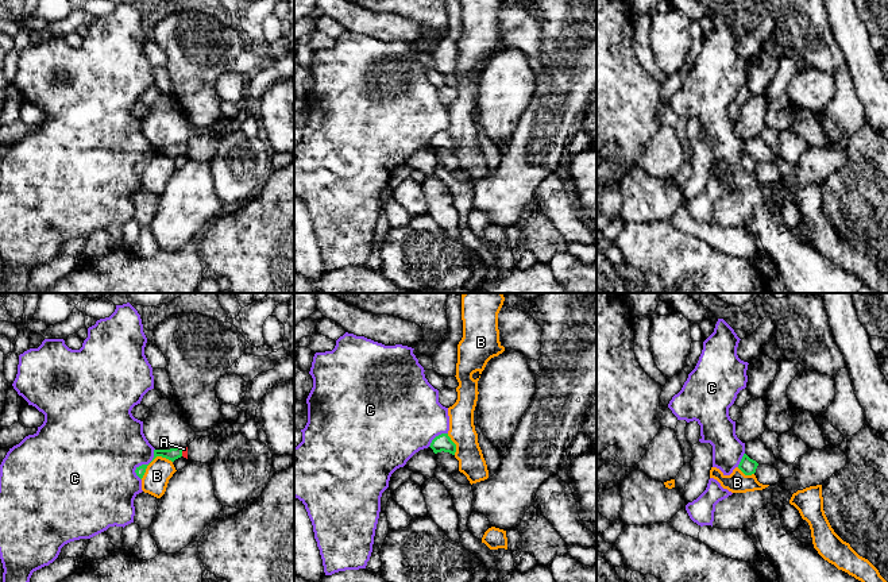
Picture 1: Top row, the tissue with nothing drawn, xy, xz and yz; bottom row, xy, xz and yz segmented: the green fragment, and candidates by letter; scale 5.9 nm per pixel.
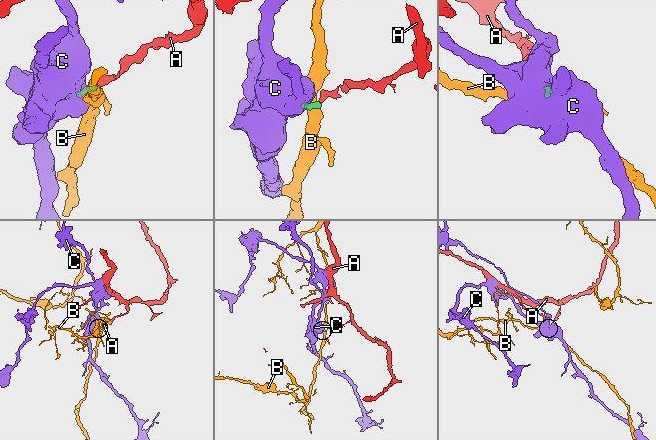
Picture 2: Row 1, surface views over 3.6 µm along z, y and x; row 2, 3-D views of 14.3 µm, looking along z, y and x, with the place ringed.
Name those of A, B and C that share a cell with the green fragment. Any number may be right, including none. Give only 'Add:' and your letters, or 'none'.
Add: A

